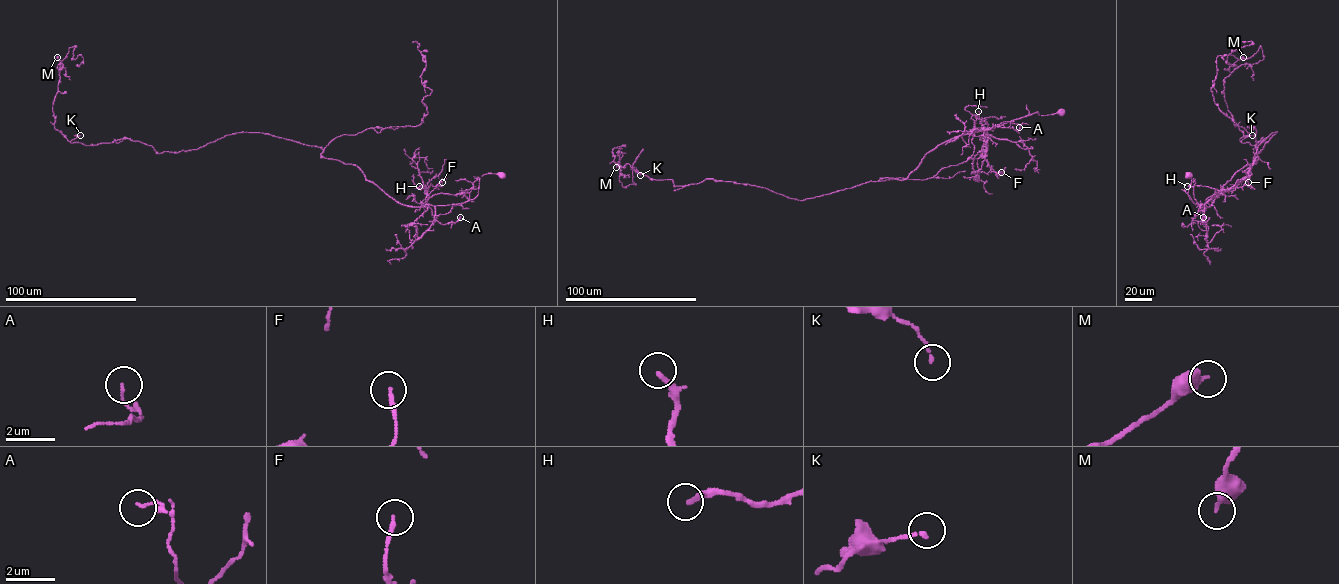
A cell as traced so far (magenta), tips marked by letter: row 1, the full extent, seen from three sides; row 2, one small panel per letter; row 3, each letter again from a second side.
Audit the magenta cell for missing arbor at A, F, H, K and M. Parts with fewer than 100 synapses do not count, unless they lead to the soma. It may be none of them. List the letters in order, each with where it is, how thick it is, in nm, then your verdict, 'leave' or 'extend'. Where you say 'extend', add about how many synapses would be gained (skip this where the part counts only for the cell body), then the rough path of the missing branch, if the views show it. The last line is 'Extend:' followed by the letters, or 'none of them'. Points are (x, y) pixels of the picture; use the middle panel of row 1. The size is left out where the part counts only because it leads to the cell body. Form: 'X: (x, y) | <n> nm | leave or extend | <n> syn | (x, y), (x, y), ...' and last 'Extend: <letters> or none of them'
A: (1019, 127) | 110 nm | leave
F: (1001, 172) | 190 nm | leave
H: (978, 111) | 220 nm | leave
K: (640, 175) | 140 nm | leave
M: (616, 167) | 400 nm | leave
Extend: none of them

